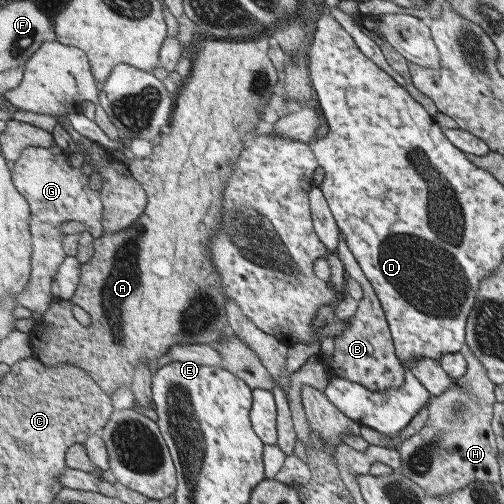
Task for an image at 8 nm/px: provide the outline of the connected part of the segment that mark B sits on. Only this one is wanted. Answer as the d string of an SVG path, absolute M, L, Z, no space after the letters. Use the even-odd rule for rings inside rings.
M340 236L340 245L335 254L344 262L346 276L353 278L361 286L363 297L358 300L358 305L353 317L345 320L346 329L342 334L335 336L336 352L333 356L322 356L323 362L330 370L330 376L341 377L351 382L360 384L367 390L387 390L399 388L404 384L405 370L397 358L391 332L388 329L384 311L376 297L371 283L364 277L360 266L356 263L352 251L345 244L345 237Z

